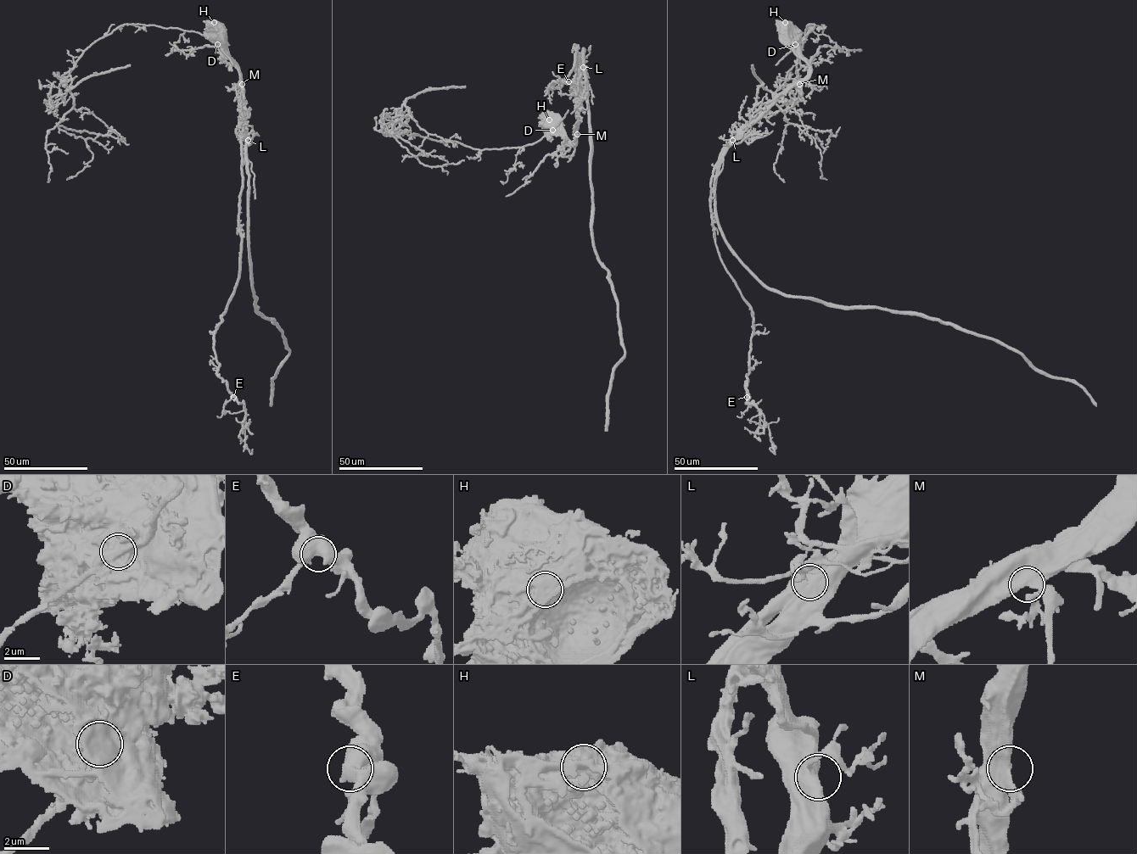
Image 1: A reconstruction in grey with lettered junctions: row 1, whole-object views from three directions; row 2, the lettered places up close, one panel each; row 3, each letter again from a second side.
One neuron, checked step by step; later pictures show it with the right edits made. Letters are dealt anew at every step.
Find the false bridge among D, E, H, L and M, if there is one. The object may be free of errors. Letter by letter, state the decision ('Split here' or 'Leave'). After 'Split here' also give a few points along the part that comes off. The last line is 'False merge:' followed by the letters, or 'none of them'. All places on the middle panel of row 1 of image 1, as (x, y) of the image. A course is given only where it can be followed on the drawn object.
D: Split here. Course of the part to remove: (552, 131), (522, 147), (472, 148), (411, 134), (404, 104), (408, 113), (393, 132), (428, 155), (402, 161)
E: Leave
H: Leave
L: Leave
M: Leave
False merge: D

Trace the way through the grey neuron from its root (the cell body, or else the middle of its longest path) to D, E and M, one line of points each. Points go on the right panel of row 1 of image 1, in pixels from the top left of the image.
D: (787, 30), (789, 28), (798, 38), (796, 44)
E: (787, 30), (809, 72), (736, 133), (724, 148), (711, 183), (717, 252), (753, 316), (747, 397)
M: (787, 30), (790, 29), (798, 52), (809, 65), (809, 72), (799, 84)

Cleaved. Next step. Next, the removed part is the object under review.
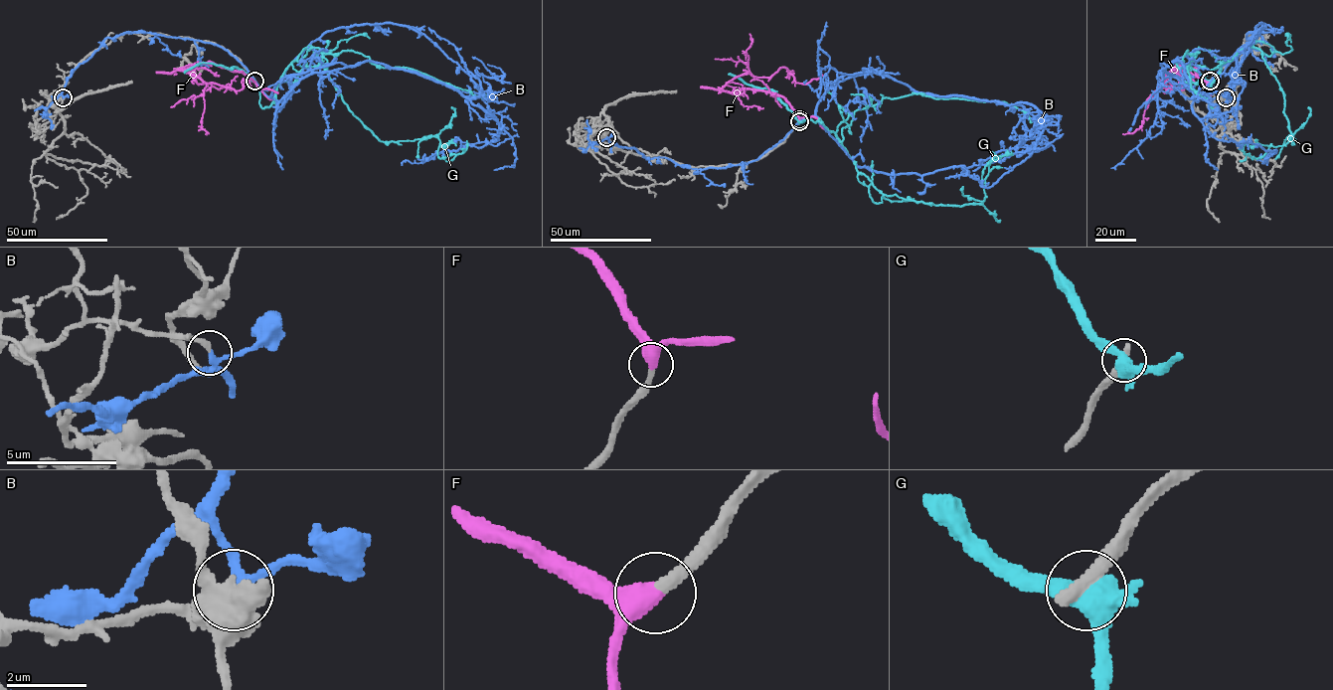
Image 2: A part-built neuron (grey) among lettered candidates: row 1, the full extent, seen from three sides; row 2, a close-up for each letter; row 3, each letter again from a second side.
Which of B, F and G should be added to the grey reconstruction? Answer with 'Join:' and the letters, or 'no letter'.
Join: F

